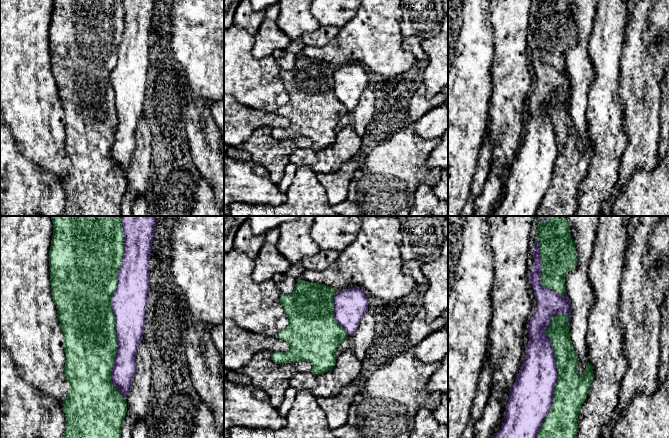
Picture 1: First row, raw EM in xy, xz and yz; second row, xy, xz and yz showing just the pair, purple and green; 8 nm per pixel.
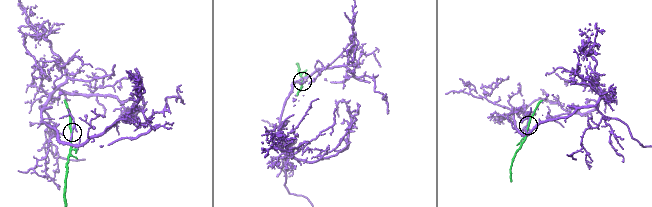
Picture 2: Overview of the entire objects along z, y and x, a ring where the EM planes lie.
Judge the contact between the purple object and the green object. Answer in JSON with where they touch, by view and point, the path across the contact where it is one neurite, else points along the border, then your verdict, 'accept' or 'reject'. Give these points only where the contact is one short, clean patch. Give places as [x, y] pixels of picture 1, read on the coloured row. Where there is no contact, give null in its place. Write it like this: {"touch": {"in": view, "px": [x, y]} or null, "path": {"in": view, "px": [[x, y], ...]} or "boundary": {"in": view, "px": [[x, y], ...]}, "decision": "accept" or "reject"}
{"touch": {"in": "xy", "px": [112, 307]}, "decision": "reject"}

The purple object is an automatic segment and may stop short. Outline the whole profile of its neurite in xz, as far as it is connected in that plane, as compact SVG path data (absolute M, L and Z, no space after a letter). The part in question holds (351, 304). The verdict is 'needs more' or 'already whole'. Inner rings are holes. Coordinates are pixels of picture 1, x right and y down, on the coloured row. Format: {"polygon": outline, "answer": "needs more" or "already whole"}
{"polygon": "M360 288L343 289L334 297L333 317L352 335L358 329L360 320L368 312L365 291Z", "answer": "already whole"}

